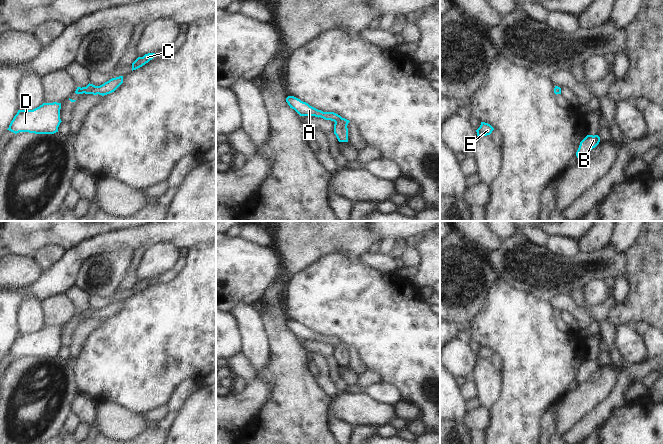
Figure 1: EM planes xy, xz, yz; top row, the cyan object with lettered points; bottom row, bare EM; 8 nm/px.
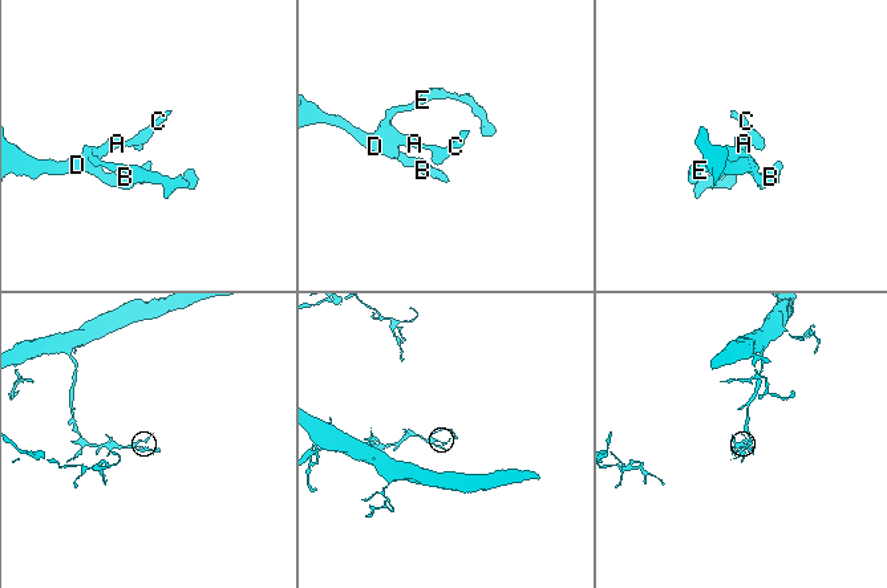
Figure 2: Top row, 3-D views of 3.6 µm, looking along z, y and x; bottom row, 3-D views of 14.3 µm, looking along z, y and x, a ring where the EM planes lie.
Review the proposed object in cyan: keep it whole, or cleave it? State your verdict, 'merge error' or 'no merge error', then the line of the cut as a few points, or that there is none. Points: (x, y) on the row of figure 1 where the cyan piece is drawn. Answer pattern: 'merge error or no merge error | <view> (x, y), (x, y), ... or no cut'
no merge error | no cut

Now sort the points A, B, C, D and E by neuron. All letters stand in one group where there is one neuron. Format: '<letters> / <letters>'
A B C D E

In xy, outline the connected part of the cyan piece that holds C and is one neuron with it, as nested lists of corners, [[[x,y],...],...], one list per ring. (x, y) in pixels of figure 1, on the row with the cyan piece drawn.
[[[148,53],[148,54],[145,54],[143,57],[138,57],[132,63],[132,71],[142,67],[146,63],[148,63],[150,60],[152,60],[155,56],[156,56],[155,53]]]

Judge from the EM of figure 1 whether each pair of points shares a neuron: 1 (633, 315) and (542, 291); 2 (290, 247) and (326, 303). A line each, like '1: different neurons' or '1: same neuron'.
1: different neurons
2: different neurons

